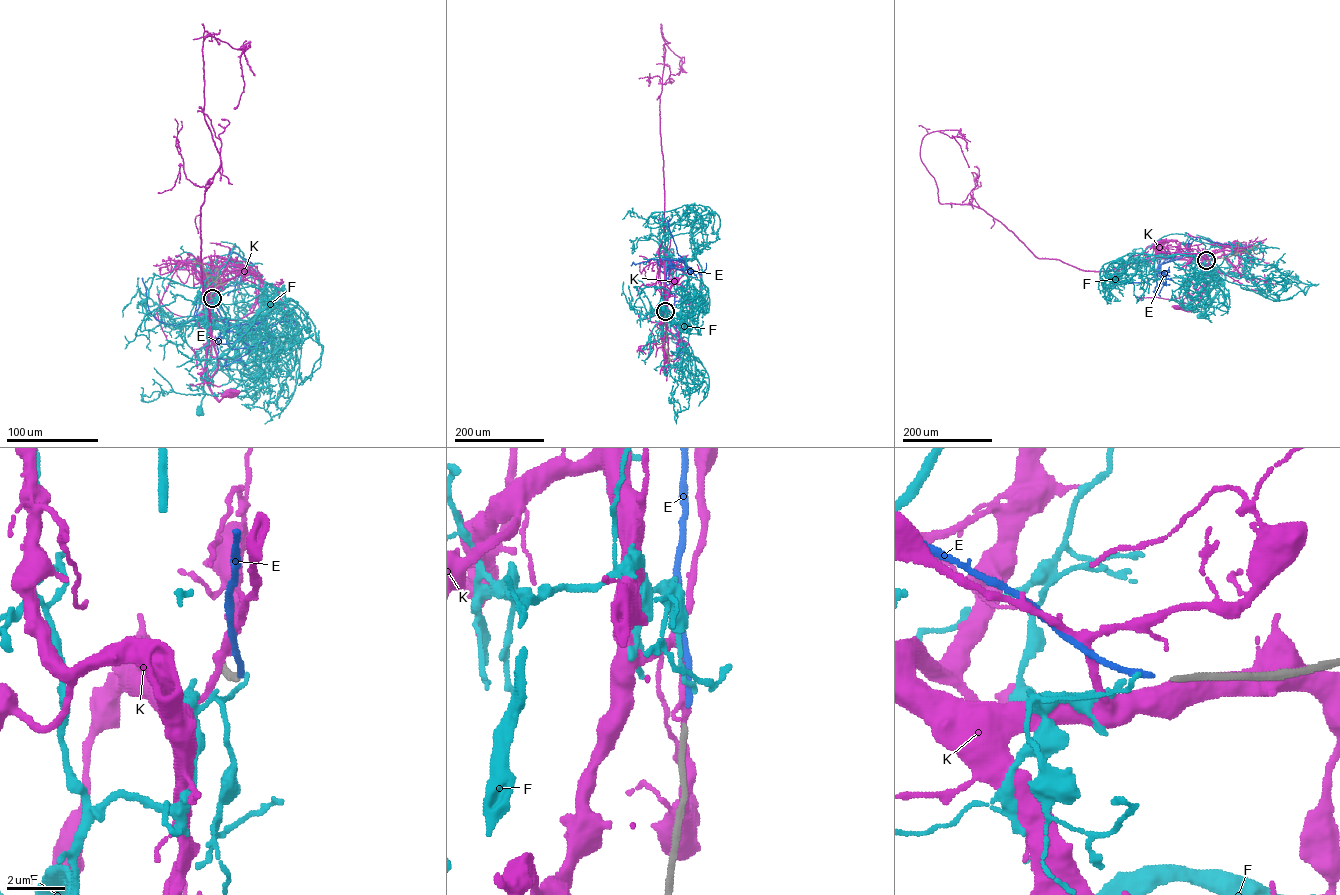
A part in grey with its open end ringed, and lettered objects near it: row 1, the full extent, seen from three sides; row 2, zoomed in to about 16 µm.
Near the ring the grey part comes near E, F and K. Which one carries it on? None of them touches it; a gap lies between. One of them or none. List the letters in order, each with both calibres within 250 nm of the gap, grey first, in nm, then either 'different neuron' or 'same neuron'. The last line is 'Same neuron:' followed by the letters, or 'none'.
E: 200/220 nm | same neuron
F: 200/140 nm | different neuron
K: 200/110 nm | different neuron
Same neuron: E

